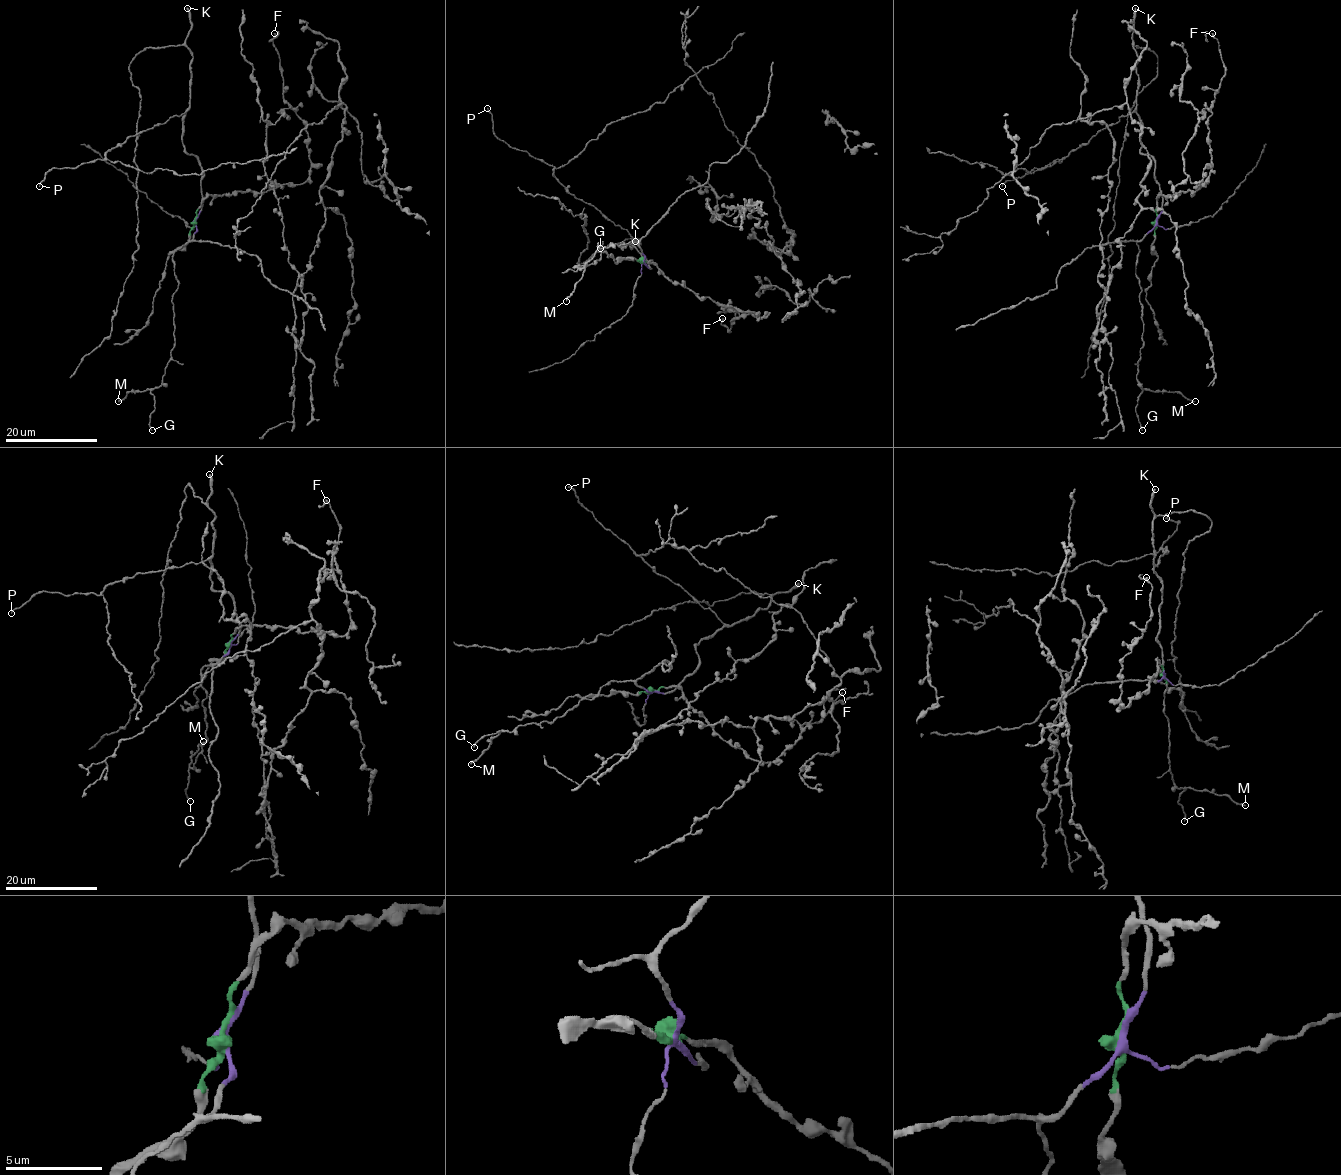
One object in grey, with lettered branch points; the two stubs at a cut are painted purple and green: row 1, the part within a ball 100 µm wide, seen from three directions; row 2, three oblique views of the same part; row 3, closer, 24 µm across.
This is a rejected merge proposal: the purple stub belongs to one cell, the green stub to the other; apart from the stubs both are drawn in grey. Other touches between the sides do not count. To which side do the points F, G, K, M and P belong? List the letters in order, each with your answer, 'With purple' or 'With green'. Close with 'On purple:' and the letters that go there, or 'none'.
F: With green
G: With purple
K: With purple
M: With purple
P: With purple
On purple: G, K, M, P

